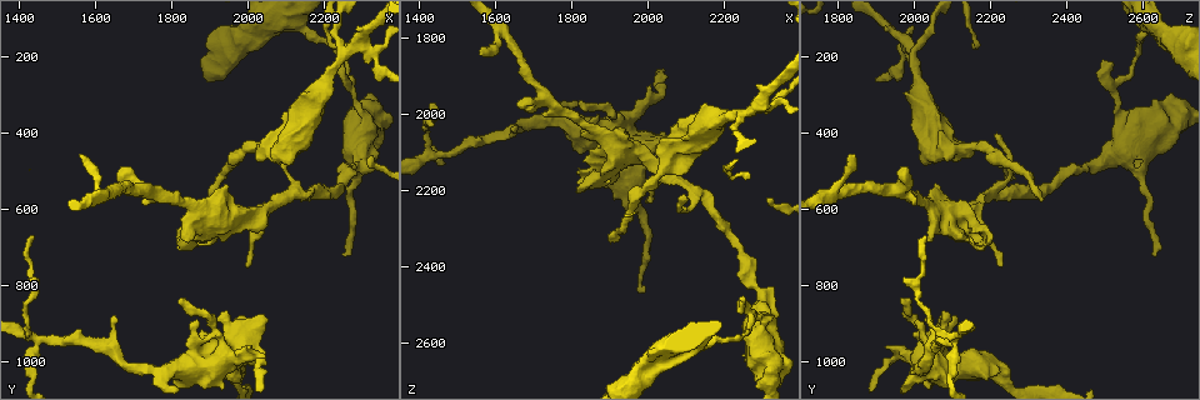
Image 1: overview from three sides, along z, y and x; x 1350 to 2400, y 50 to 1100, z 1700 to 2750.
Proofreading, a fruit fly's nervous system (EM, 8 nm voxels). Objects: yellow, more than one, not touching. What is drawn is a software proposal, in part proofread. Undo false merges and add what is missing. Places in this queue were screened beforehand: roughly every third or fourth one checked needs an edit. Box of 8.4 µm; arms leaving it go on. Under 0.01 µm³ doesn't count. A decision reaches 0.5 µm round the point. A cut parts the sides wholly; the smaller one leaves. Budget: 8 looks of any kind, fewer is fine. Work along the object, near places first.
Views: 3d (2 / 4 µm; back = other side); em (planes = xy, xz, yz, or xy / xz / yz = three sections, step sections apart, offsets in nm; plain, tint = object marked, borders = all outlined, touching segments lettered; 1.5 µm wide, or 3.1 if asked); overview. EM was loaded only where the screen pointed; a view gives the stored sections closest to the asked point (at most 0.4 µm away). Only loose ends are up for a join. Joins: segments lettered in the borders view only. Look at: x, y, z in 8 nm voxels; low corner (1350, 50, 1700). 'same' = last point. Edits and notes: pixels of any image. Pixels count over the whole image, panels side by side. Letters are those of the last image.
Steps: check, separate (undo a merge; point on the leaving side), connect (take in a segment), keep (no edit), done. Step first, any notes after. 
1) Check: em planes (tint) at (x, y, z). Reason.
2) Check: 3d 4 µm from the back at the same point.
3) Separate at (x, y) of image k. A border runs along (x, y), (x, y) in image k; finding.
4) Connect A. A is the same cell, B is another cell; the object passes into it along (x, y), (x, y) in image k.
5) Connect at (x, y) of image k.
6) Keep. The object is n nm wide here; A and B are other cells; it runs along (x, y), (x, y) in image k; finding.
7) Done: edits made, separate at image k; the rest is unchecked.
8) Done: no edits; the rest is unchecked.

Check: 3d 2 µm at (1905, 580, 2330). Tapers out.

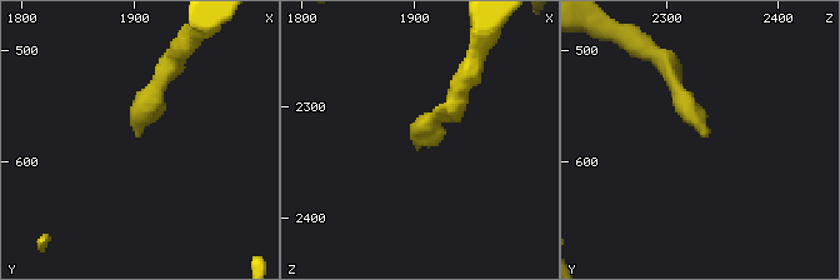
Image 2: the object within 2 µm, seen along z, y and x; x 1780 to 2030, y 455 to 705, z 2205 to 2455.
Check: em yz step 8 (borders) at (1900, 576, 2334). Now the EM.

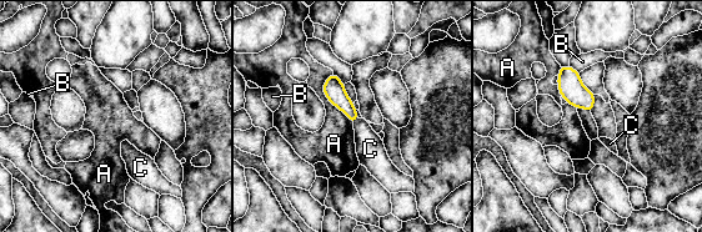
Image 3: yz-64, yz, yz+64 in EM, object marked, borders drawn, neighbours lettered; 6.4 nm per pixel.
Connect C. The object is 110 nm wide here; C is the same cell, A and B are other cells; the object passes into it along (334, 89), (356, 120), (370, 149) in image 3; the cell continues.

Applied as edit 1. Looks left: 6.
Check: overview.

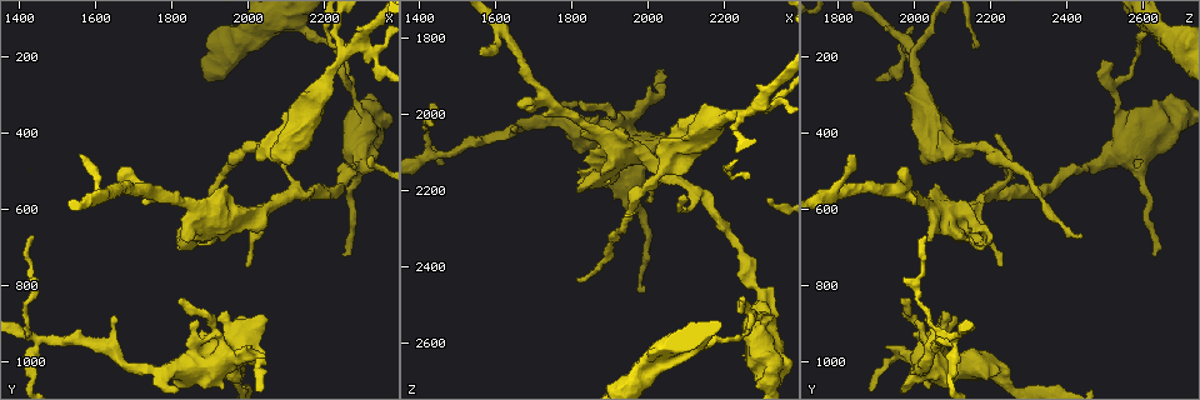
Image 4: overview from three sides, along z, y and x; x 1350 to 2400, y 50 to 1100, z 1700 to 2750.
Check: 3d 2 µm at (1455, 945, 2110). Abrupt turn.

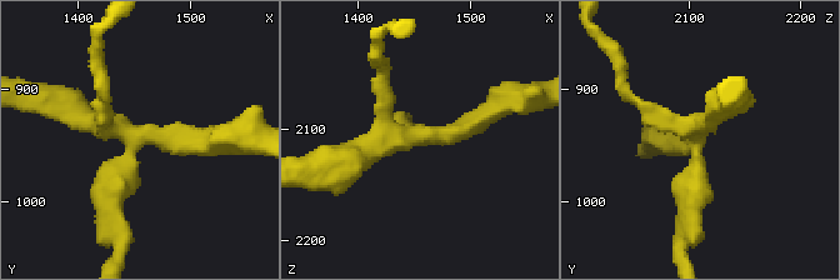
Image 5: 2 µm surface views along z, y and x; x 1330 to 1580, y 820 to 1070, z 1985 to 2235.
Check: em planes (tint) at (1448, 942, 2102). 4 arms meet here.

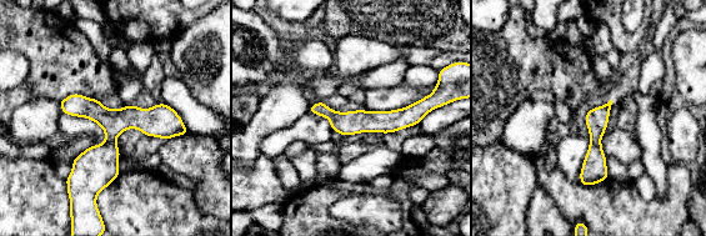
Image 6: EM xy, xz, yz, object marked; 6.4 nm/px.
Check: em planes (borders) at the same point.

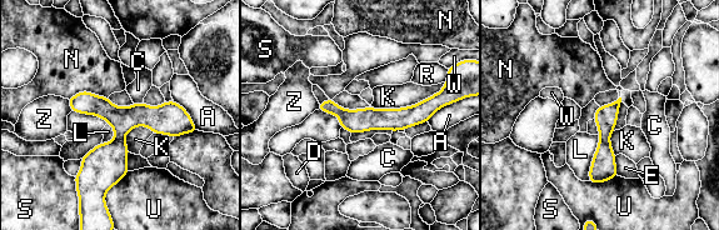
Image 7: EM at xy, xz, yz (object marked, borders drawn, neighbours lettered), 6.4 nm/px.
Keep. The object is 150 nm wide here; the longest contact is with K, 480 nm; A, C, D, E, K, L, N, R, S, U, W and Z are other cells; one cell here.

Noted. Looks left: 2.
Check: 3d 4 µm at (2280, 300, 2535).

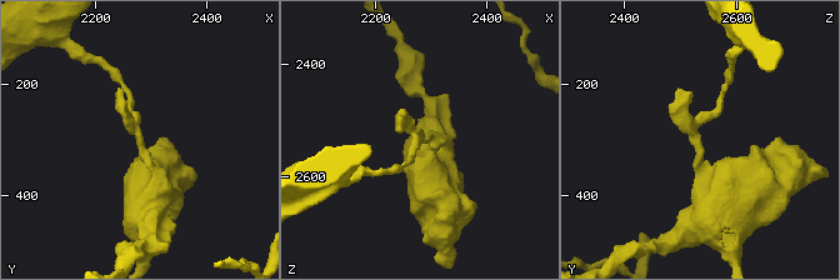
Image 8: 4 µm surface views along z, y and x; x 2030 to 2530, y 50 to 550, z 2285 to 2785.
Check: em xy step 8 (borders) at (2280, 295, 2535). Now the EM.

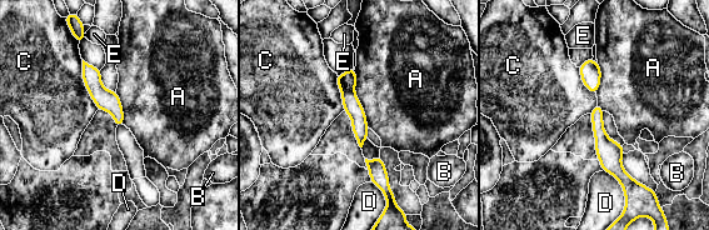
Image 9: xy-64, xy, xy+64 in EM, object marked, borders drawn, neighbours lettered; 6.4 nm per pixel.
Separate at (349, 78) of image 9. A, B, C, D and E are other cells; a border runs along (339, 75), (340, 80), (354, 91) in image 9; a second cell is stuck on.

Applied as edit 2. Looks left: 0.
Done: edits made, connect at image 3, separate at image 9; the rest is unchecked.

